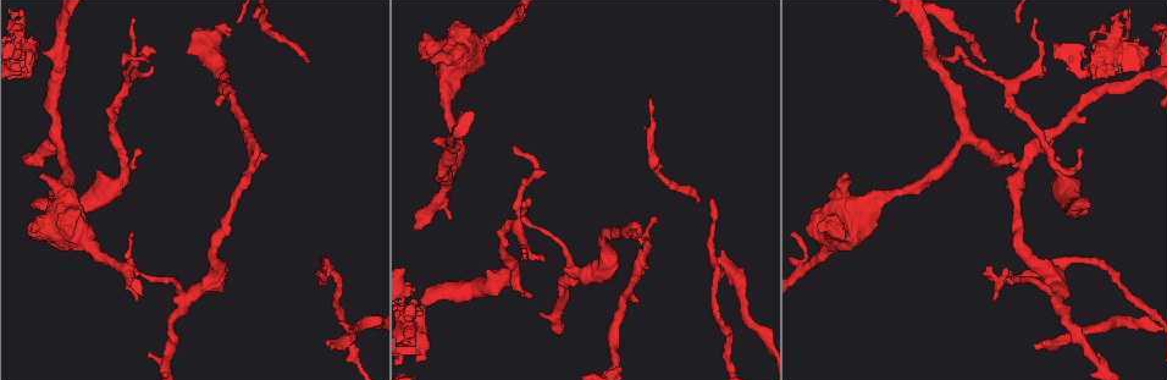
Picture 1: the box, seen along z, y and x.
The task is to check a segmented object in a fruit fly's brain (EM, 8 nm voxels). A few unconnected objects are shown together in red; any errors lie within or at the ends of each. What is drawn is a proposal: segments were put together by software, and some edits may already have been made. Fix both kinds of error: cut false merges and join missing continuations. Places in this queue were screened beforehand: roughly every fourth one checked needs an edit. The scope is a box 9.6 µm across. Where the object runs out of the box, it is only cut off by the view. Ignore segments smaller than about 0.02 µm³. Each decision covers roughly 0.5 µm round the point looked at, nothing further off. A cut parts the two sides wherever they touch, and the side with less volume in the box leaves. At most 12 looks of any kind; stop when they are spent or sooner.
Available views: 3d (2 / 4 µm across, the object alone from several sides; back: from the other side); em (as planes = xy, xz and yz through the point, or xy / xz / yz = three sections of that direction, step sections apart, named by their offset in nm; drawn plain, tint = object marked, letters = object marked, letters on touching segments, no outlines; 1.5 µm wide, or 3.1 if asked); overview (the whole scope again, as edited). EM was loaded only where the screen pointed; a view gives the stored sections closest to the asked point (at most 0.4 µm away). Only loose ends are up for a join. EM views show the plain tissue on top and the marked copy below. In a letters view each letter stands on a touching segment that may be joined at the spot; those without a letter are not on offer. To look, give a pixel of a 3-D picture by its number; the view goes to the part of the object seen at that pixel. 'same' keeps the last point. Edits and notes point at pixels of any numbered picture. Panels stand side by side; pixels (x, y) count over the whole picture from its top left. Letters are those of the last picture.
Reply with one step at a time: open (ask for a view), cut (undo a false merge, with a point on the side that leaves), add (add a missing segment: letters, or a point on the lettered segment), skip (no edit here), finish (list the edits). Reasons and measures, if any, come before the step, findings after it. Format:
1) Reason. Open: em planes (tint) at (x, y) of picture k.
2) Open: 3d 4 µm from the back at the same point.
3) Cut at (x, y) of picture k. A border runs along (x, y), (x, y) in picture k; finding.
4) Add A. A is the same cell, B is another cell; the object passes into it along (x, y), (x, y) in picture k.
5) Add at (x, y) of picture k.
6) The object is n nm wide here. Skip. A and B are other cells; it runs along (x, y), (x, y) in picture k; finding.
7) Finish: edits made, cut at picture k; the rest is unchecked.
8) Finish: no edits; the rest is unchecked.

An open end. Open: 3d 4 µm at (541, 260) of picture 1.

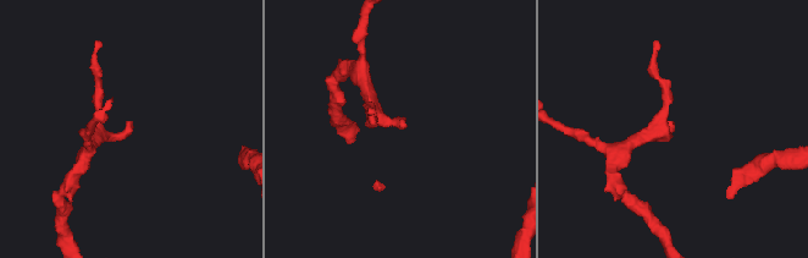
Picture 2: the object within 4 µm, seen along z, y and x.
Now the EM. Open: em planes (letters) at (403, 126) of picture 2.

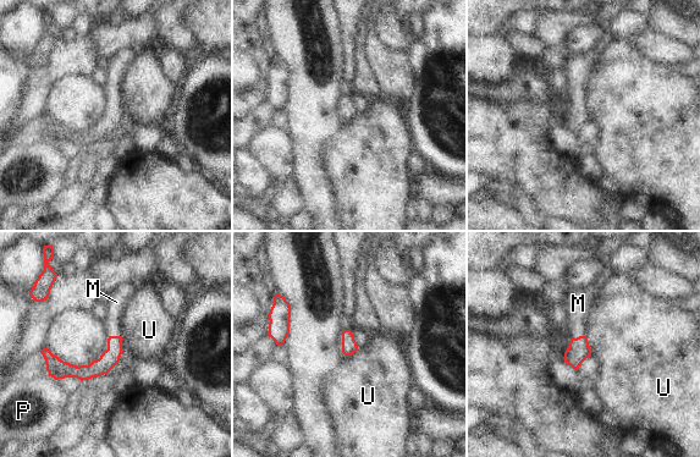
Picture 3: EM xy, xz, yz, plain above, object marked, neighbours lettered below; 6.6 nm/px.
The longest contact is with U, 130 nm. Add M. M is the same cell, P and U are other cells; the object passes into it along (578, 351), (579, 336), (578, 303) in picture 3; it goes on there.

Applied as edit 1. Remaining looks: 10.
Thin end. Open: 3d 2 µm at (986, 272) of picture 1.

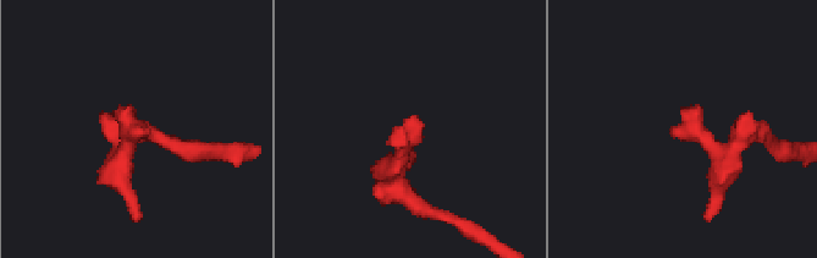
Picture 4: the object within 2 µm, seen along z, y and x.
Open: em yz step 4 (letters) at (149, 128) of picture 4.

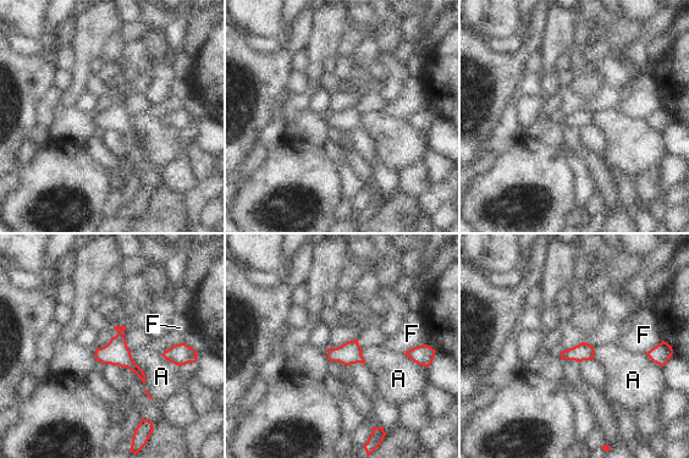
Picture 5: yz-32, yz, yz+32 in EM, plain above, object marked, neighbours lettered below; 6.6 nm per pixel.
Cut it another way. Open: em planes (letters) at the same point.

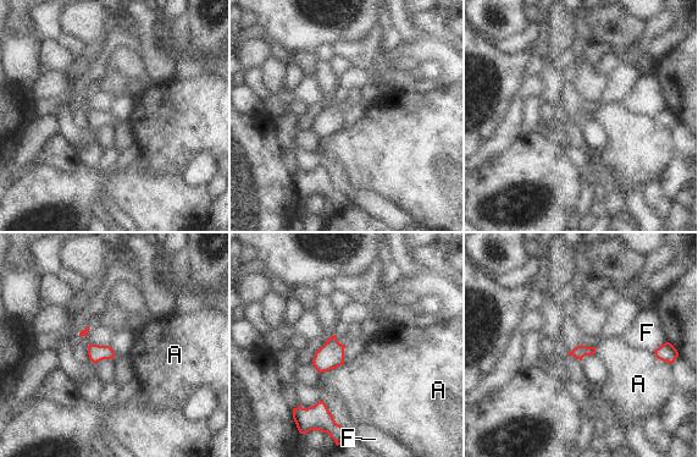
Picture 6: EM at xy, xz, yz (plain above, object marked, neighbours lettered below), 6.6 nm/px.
Skip. A and F are other cells; none of them fits.

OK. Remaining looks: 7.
Free end. Open: 3d 2 µm from the back at (306, 59) of picture 1.

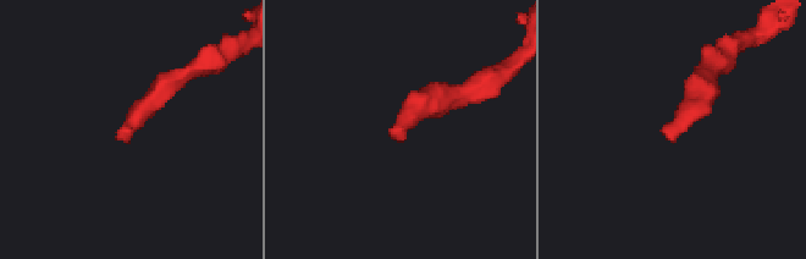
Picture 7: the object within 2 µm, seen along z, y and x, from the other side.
Now the EM. Open: em yz step 4 (tint) at (400, 140) of picture 7.

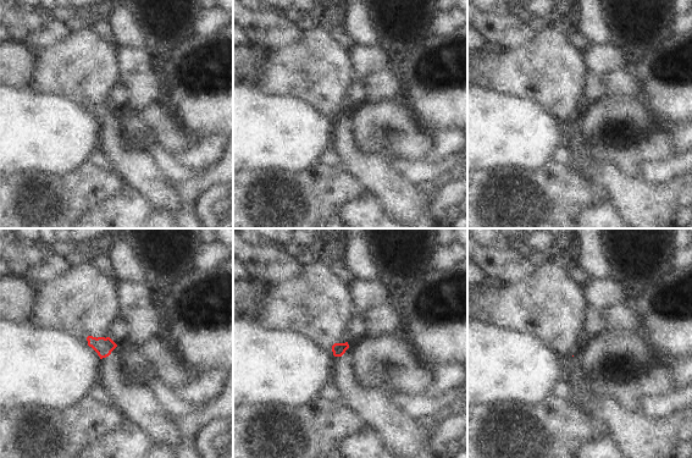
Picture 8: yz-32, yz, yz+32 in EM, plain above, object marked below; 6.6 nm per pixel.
Open: em yz step 4 (letters) at the same point.

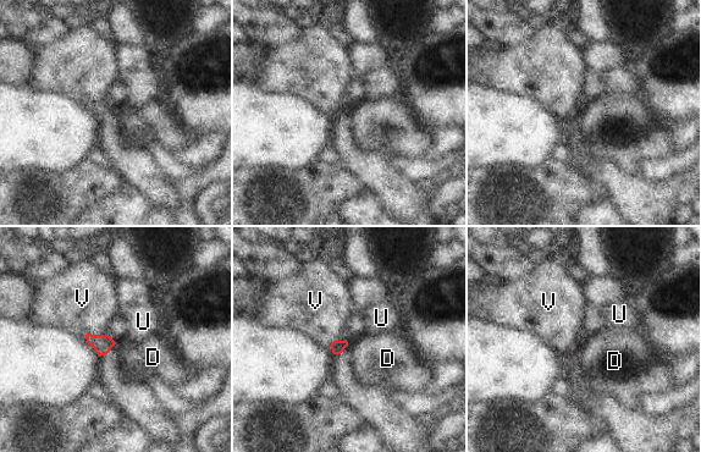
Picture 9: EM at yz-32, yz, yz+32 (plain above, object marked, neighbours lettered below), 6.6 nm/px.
Skip. D, U and V are other cells; a border runs along (346, 340), (348, 345) in picture 9; no lettered segment goes on from it.

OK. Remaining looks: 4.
Free end. Open: 3d 2 µm at (723, 251) of picture 1.

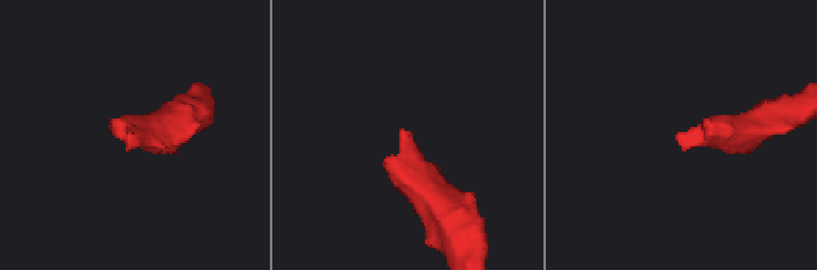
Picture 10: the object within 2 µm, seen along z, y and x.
Open: em planes (letters) at (402, 129) of picture 10.

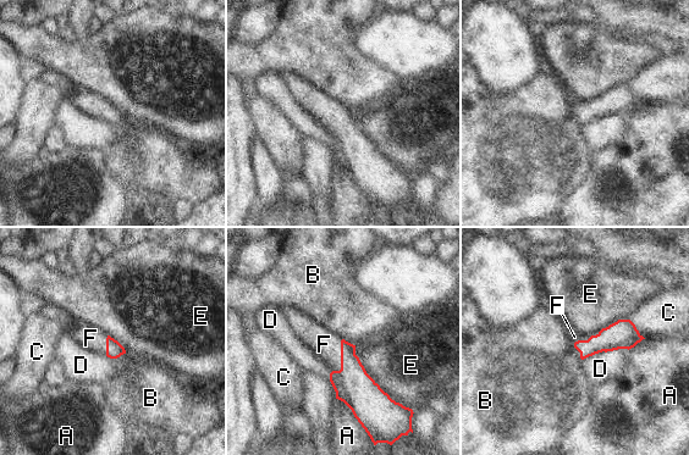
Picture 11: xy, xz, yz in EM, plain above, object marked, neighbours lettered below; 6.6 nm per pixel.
Add F. F is the same cell, A, B, C, D and E are other cells; the object passes into it along (617, 336), (580, 340), (574, 337) in picture 11; the cell continues.

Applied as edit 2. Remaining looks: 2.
See it whole again. Open: overview.

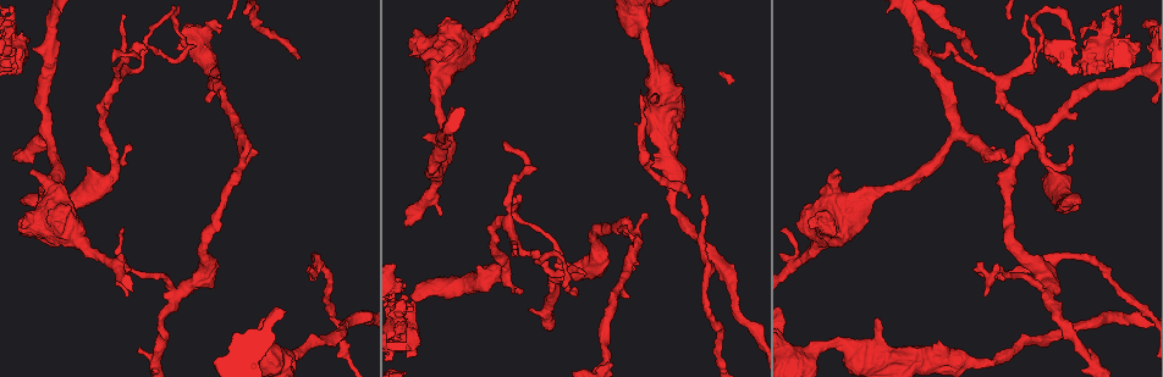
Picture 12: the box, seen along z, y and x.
Tapers out. Open: em 3.1 µm xy step 8 (letters) at (310, 267) of picture 12.

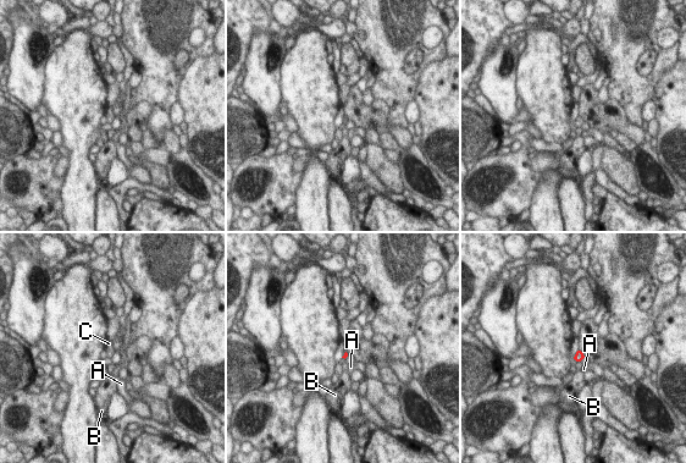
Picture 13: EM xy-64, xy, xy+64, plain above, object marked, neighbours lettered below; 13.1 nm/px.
Add C. C is the same cell, A and B are other cells; the object passes into it along (579, 356), (576, 353), (574, 348) in picture 13; it goes on there.

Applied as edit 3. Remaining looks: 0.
Finish: edits made, add at picture 3, add at picture 11, add at picture 13; the rest is unchecked.

